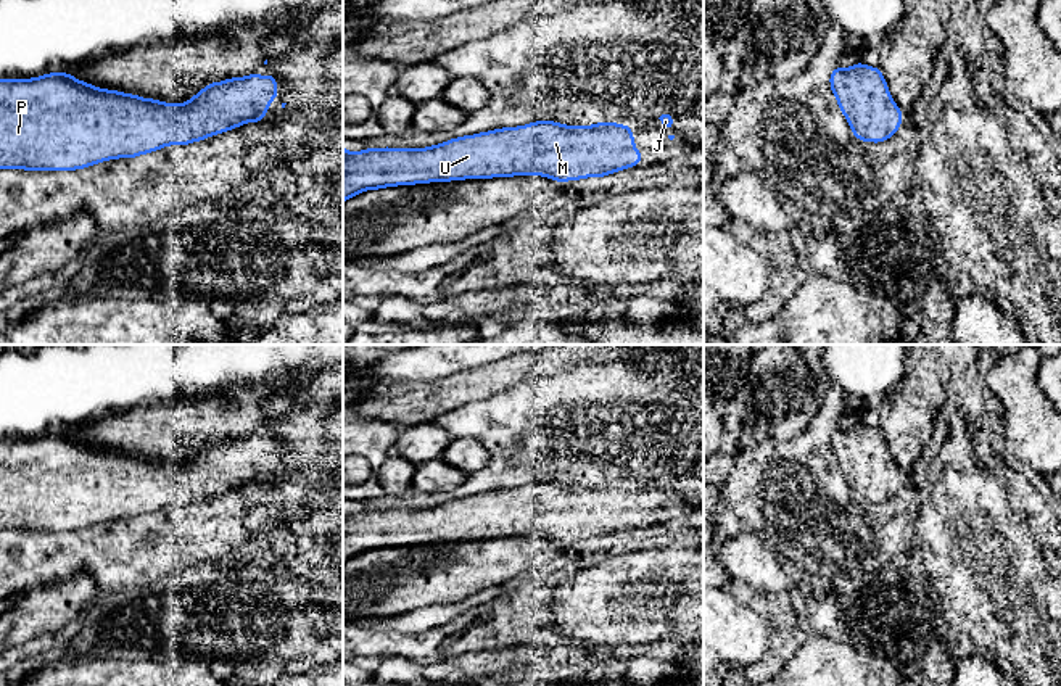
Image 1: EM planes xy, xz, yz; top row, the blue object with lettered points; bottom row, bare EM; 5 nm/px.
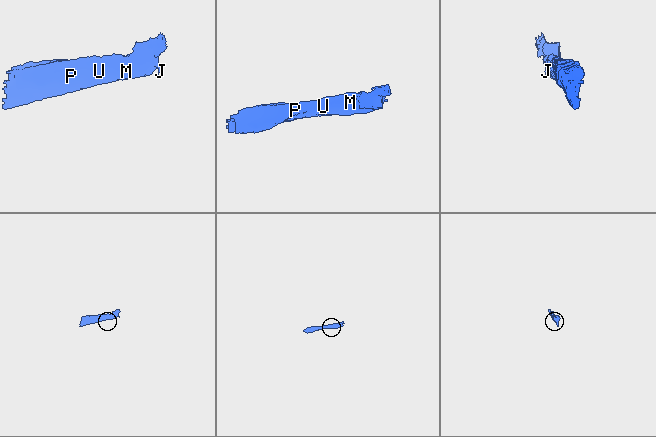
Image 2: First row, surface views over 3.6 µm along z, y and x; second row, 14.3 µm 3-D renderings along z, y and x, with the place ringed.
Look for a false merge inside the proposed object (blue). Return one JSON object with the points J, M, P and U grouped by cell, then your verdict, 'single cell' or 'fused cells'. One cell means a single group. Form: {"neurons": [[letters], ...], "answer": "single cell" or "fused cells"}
{"neurons": [["J", "M", "P", "U"]], "answer": "single cell"}

